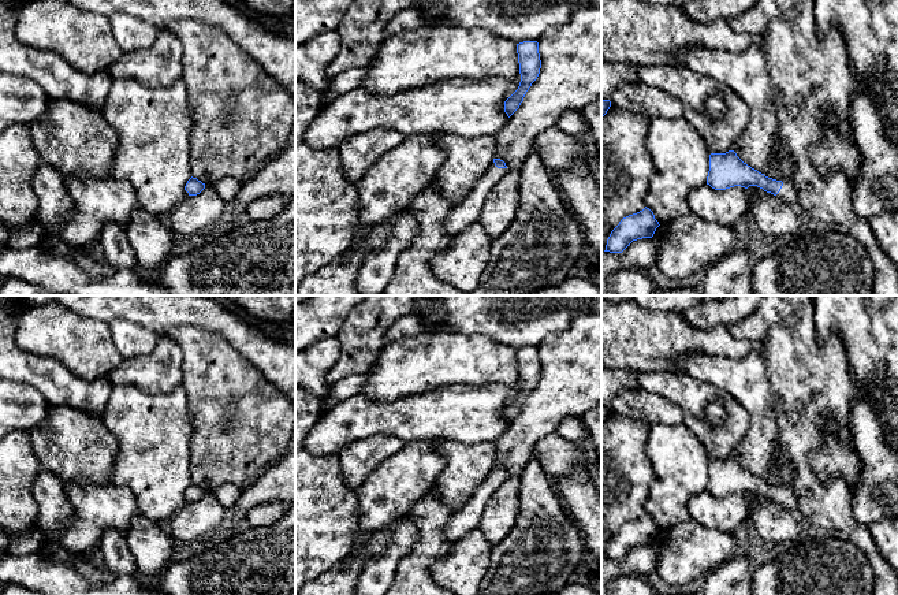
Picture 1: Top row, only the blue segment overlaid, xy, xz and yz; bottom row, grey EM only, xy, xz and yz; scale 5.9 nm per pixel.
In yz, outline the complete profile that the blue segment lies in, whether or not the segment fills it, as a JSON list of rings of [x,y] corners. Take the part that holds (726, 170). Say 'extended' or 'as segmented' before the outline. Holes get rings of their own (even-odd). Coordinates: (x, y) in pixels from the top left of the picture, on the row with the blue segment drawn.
as segmented; [[[729,150],[726,153],[709,155],[707,185],[715,190],[726,190],[734,186],[745,189],[757,186],[764,191],[776,196],[780,191],[783,182],[765,176],[744,163],[734,150]]]

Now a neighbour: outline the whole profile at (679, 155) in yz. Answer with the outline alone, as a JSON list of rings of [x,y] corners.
[[[683,116],[649,118],[647,148],[655,172],[645,196],[659,224],[690,213],[688,196],[707,183],[709,150],[704,138]]]

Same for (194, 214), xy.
[[[205,187],[197,196],[187,196],[169,213],[169,230],[191,235],[204,231],[224,215],[226,201],[213,187]]]

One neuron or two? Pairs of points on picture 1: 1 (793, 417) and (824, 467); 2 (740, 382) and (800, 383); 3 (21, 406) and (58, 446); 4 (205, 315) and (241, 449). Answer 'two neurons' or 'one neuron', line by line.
1: two neurons
2: two neurons
3: two neurons
4: two neurons

